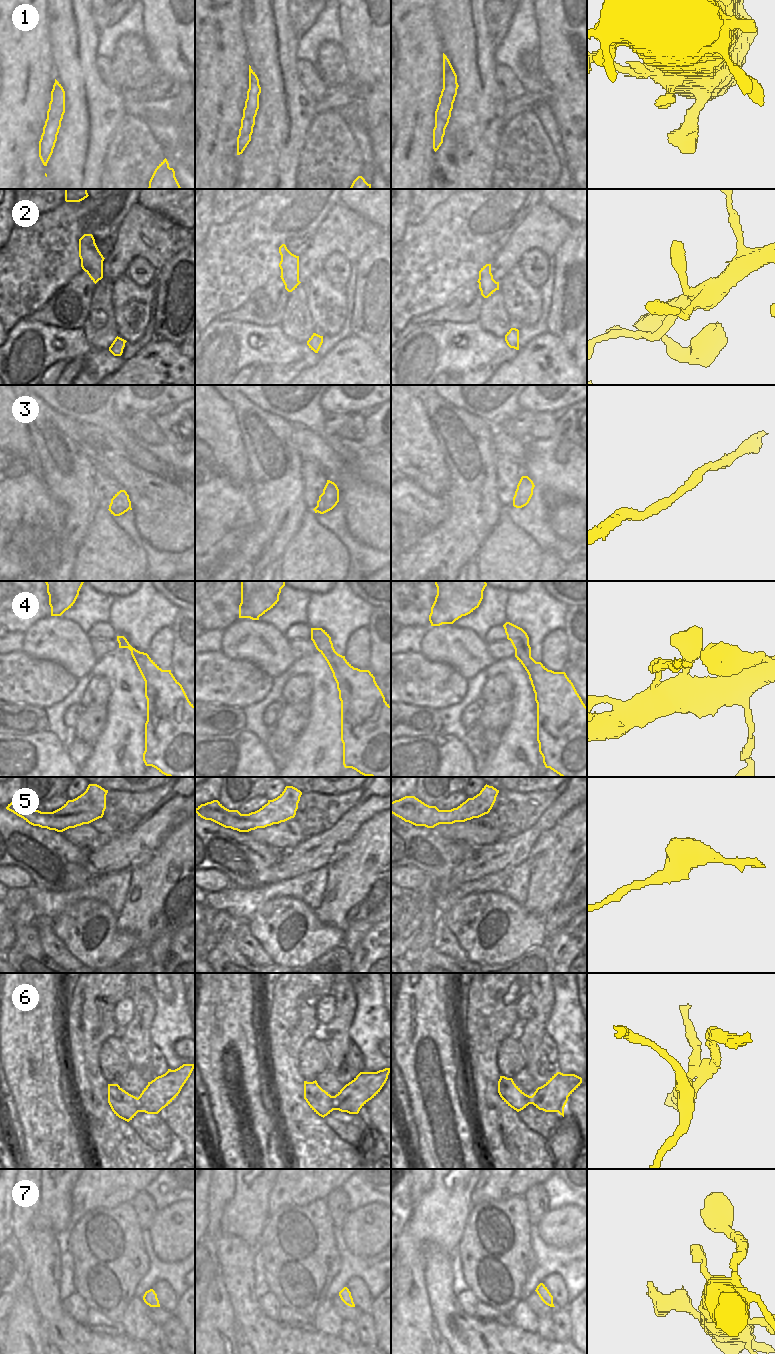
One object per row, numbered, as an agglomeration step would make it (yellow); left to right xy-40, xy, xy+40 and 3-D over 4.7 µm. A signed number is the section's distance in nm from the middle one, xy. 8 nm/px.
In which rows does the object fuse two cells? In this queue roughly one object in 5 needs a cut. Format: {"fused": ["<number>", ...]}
{"fused": ["6"]}

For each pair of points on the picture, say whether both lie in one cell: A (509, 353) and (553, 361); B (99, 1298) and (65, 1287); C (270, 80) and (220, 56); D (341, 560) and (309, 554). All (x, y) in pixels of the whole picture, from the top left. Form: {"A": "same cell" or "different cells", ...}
{"A": "different cells", "B": "different cells", "C": "different cells", "D": "same cell"}

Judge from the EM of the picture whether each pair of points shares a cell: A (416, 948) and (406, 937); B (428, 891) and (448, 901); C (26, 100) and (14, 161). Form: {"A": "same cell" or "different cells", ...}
{"A": "different cells", "B": "different cells", "C": "same cell"}

